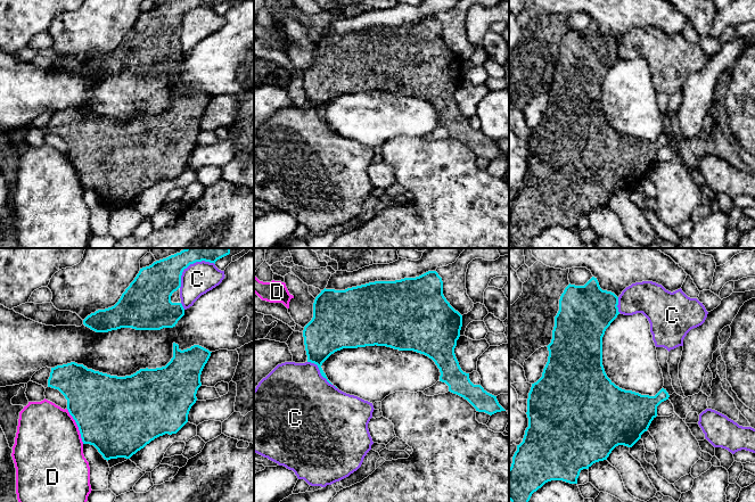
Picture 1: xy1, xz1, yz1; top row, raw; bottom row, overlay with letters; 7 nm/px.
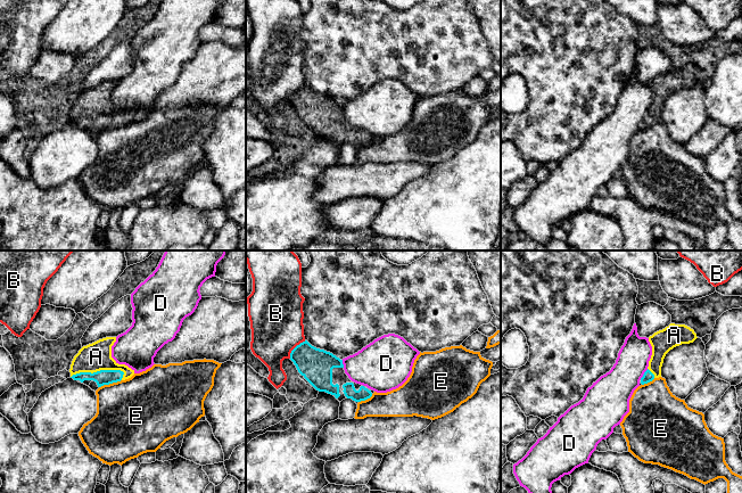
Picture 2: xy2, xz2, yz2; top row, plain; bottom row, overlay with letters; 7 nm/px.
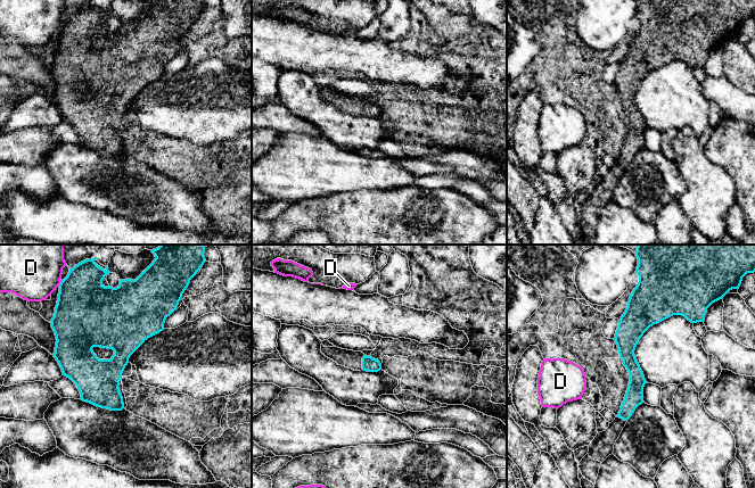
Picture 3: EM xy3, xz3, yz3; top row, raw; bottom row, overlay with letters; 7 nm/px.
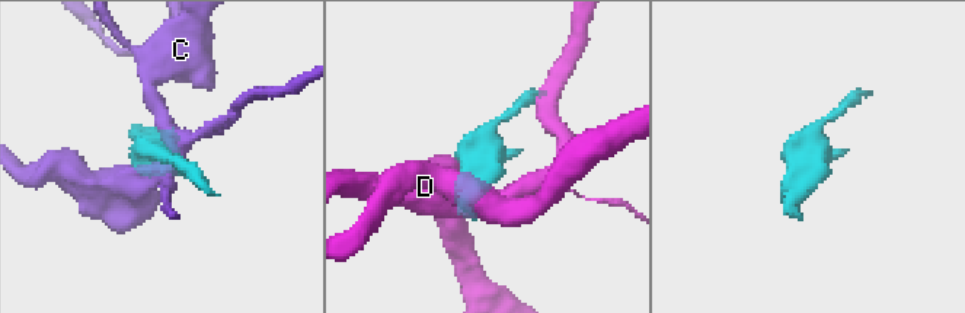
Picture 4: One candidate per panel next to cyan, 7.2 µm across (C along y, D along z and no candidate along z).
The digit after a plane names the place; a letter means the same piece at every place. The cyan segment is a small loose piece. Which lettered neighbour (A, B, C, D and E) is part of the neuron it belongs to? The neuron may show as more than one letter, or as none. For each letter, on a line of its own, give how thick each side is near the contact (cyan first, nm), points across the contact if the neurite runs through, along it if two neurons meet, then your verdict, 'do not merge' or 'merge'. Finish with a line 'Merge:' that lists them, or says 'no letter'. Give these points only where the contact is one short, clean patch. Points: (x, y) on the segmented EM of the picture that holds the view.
A: calibres 110 and 200 nm; way xy2 (104, 377), (97, 371), (96, 356); merge
B: calibres 240 and 380 nm; do not merge
C: calibres 260 and 220 nm; do not merge
D: calibres 500 and 480 nm; do not merge
E: calibres 110 and 460 nm; border xy2 (121, 379), (99, 387); do not merge
Merge: A

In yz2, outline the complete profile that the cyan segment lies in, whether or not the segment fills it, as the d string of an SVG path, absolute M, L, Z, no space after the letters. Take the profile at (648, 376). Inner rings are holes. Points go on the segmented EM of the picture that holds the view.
M670 323L662 330L654 332L649 337L652 346L652 355L649 361L648 370L641 378L641 384L648 384L654 378L661 377L661 367L666 354L676 346L690 344L696 339L693 329L685 324Z

